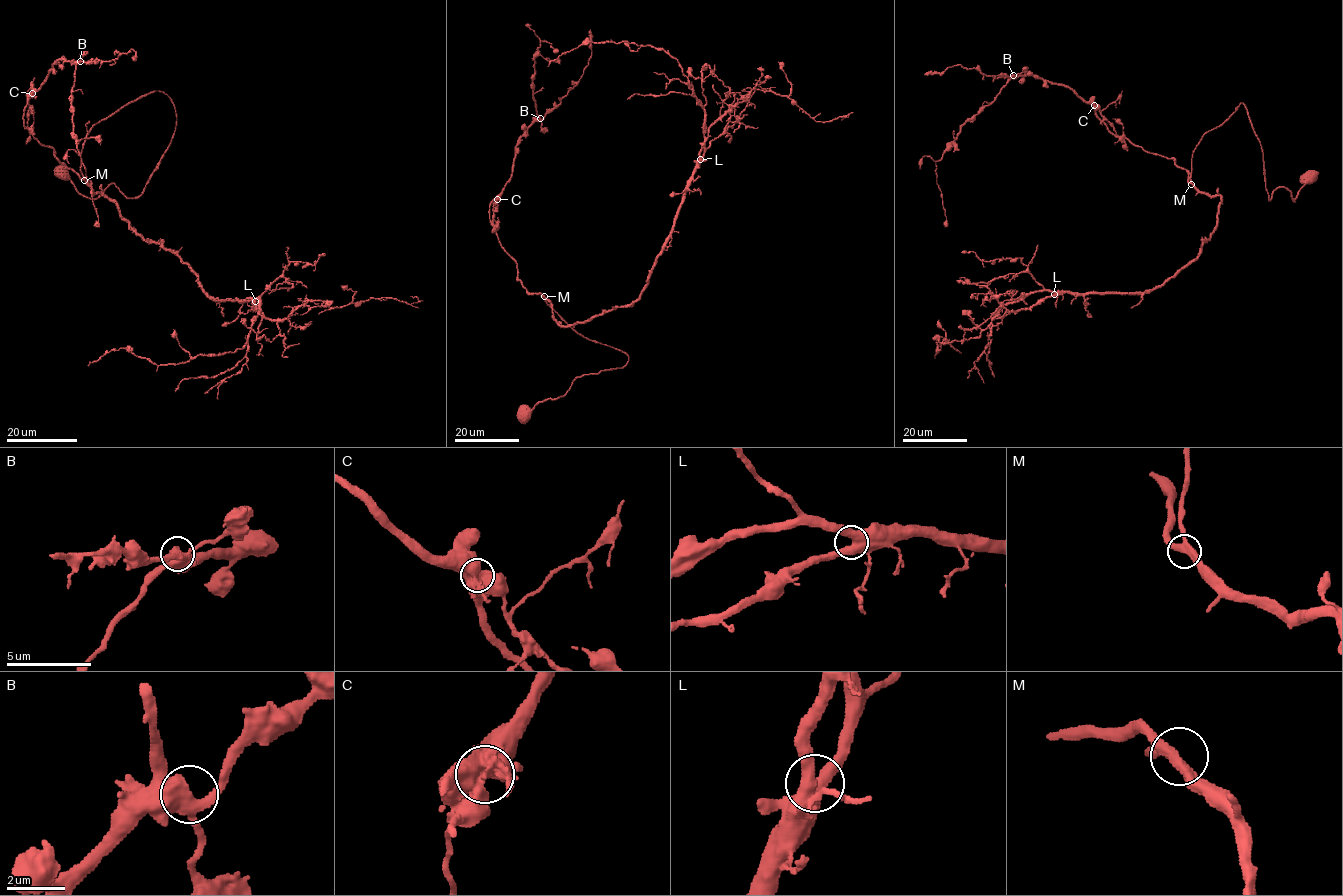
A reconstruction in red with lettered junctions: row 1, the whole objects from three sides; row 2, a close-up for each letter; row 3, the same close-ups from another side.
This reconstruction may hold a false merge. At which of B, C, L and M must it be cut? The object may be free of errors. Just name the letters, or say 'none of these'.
C

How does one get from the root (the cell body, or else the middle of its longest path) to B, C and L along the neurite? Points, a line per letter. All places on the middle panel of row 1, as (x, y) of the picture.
B: (525, 414), (577, 377), (629, 359), (530, 294), (495, 231), (494, 204), (517, 141), (540, 118)
C: (525, 414), (577, 377), (620, 368), (629, 357), (583, 337), (526, 290), (493, 226), (497, 200)
L: (525, 414), (577, 377), (628, 362), (576, 332), (541, 296), (564, 326), (629, 306), (700, 159)

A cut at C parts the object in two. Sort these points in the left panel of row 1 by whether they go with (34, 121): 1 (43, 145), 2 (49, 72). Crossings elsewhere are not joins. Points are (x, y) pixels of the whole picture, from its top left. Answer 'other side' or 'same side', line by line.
1: same side
2: same side

